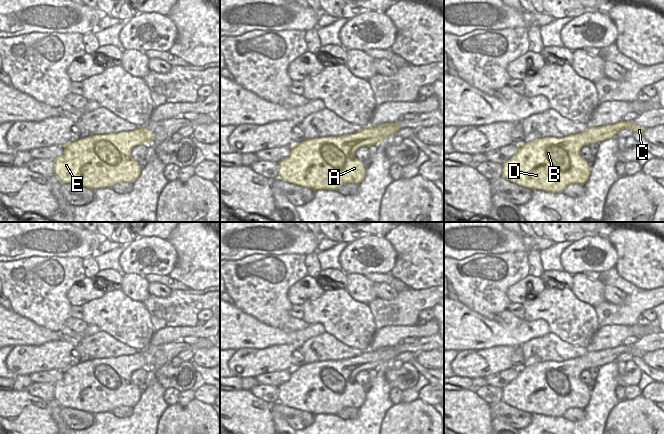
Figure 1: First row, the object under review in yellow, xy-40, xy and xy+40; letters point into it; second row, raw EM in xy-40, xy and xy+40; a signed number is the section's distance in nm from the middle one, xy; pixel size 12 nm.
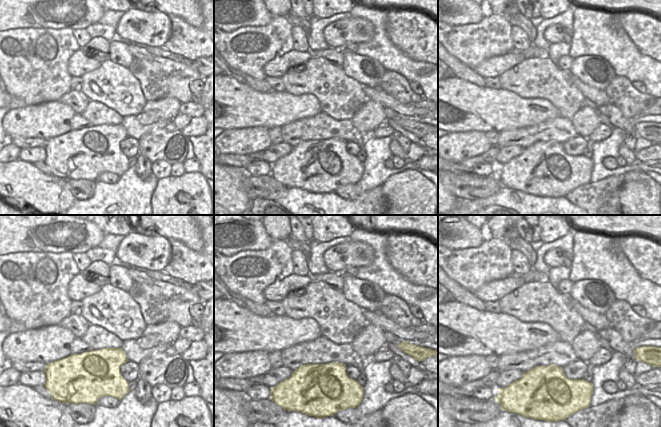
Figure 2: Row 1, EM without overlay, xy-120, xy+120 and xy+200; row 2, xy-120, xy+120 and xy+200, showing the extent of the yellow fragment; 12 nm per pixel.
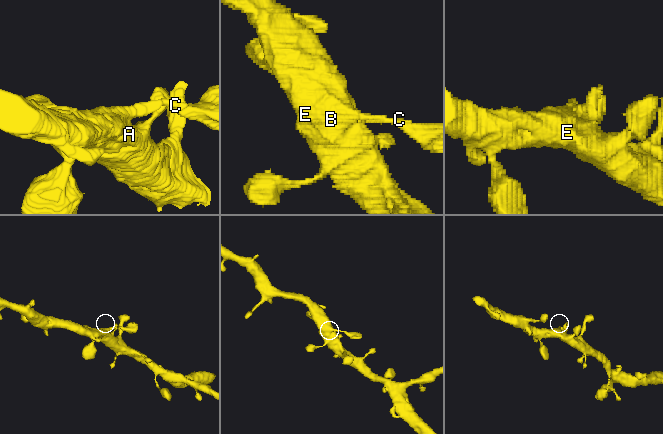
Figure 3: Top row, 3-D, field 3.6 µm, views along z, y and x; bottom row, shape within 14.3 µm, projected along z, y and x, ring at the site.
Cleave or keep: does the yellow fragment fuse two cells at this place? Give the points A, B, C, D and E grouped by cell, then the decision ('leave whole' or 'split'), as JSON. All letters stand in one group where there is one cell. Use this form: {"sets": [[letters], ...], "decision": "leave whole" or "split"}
{"sets": [["A", "B", "C", "D", "E"]], "decision": "leave whole"}

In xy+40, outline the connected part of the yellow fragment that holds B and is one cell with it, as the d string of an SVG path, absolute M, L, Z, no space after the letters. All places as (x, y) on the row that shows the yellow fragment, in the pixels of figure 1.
M621 120L612 125L587 127L584 132L567 137L545 137L522 143L517 153L502 164L502 177L530 190L541 190L548 193L562 193L568 185L584 185L589 179L591 168L588 166L588 161L580 156L581 148L615 138L616 134L624 129L630 129L633 133L642 133L645 128Z

